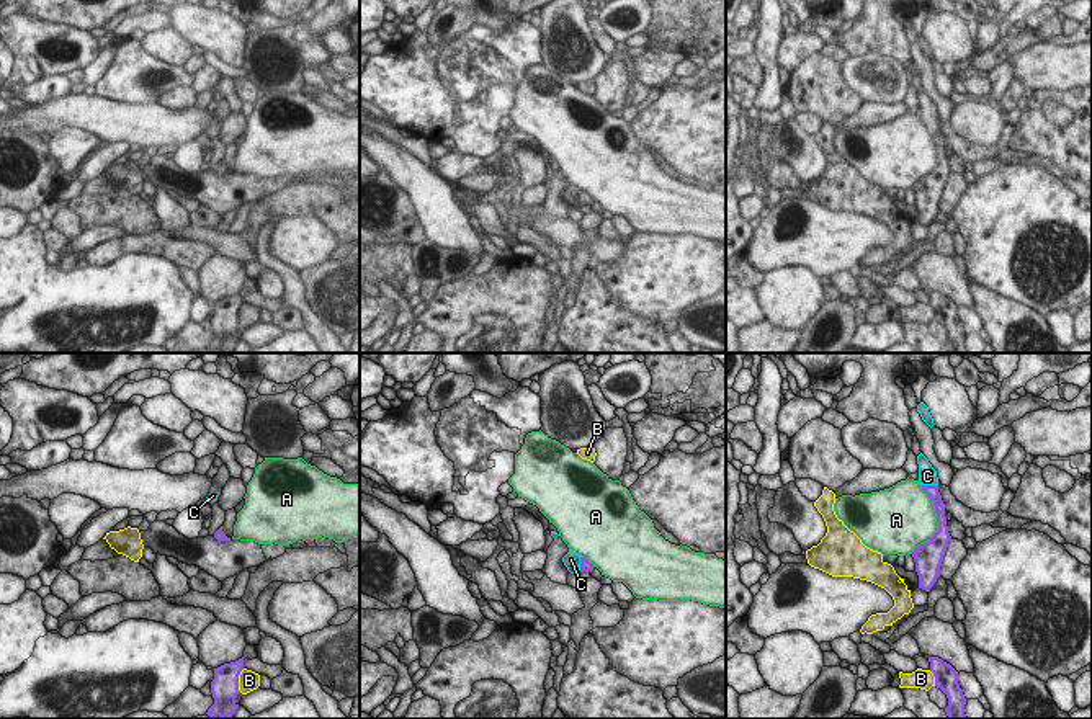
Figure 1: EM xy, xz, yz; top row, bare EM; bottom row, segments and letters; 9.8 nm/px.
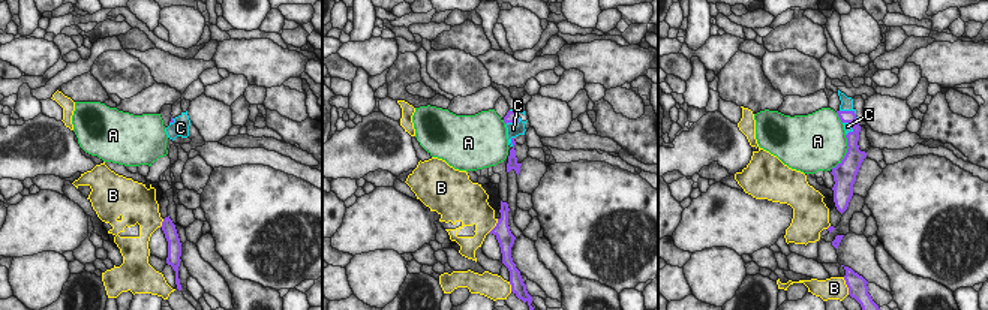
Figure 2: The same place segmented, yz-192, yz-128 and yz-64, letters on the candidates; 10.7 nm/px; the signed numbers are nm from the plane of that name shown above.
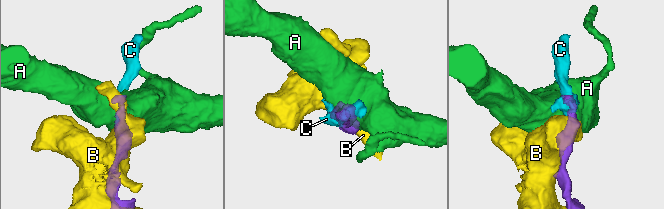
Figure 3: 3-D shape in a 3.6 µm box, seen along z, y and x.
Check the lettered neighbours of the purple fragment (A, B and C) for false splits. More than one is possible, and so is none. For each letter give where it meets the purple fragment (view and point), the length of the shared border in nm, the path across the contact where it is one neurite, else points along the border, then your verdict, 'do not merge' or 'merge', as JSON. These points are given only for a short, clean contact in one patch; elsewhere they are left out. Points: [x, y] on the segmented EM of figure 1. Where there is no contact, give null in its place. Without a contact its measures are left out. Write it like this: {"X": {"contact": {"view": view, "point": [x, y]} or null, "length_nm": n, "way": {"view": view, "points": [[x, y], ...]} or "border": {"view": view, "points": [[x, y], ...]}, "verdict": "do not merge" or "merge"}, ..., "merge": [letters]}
{"A": {"contact": {"view": "yz", "point": [937, 522]}, "length_nm": 700, "verdict": "do not merge"}, "B": {"contact": {"view": "xy", "point": [237, 680]}, "length_nm": 240, "verdict": "do not merge"}, "C": {"contact": {"view": "yz", "point": [930, 486]}, "length_nm": 160, "way": {"view": "yz", "points": [[932, 491], [930, 486], [927, 476]]}, "verdict": "merge"}, "merge": ["C"]}

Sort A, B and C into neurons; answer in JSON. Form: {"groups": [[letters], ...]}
{"groups": [["A"], ["B"], ["C"]]}

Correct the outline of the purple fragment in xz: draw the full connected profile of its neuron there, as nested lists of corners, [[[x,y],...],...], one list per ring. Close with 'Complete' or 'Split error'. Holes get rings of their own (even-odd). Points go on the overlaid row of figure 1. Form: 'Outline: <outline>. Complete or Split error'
Outline: [[[571,549],[562,557],[562,562],[571,574],[574,574],[577,569],[580,572],[592,572],[592,569],[593,569],[593,564],[589,559],[579,556],[575,551],[571,551]]]. Split error

